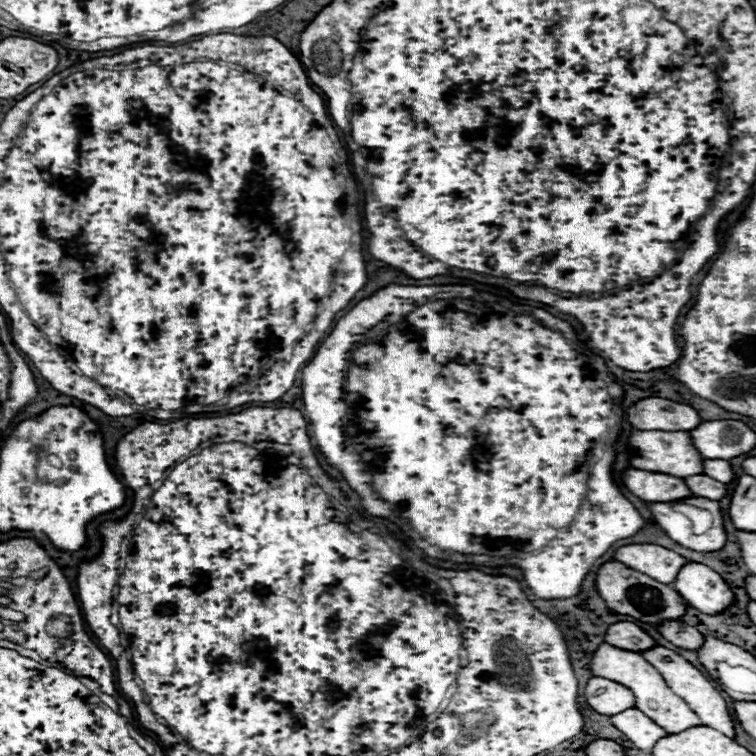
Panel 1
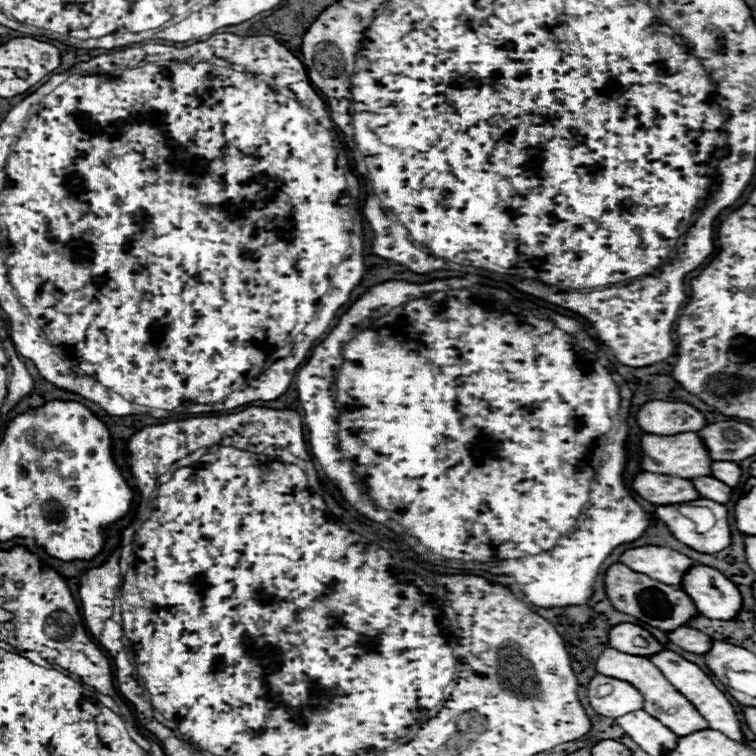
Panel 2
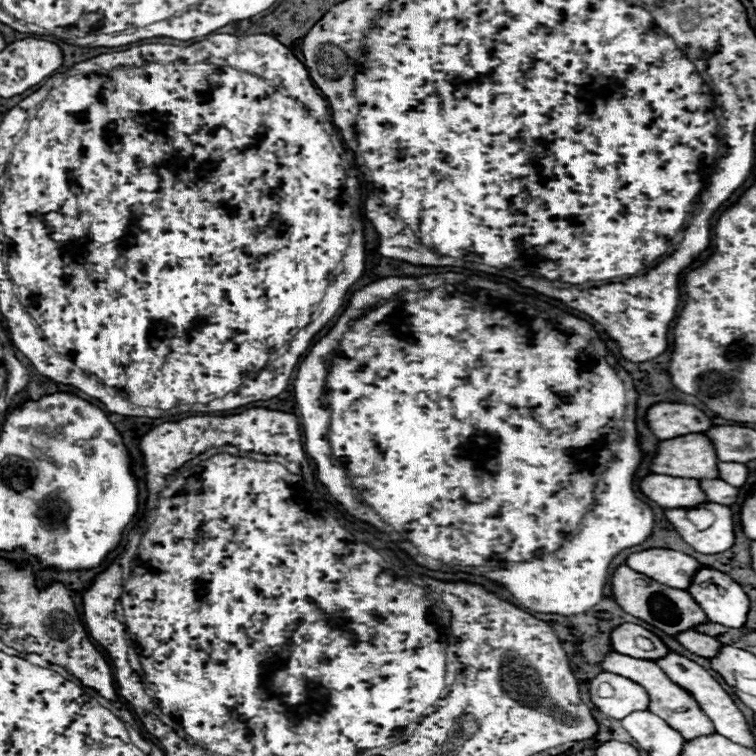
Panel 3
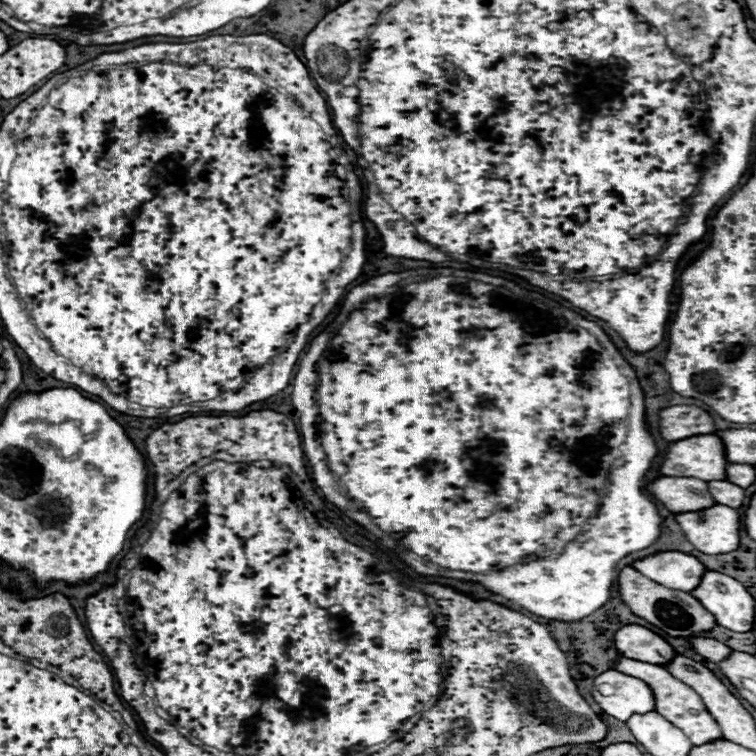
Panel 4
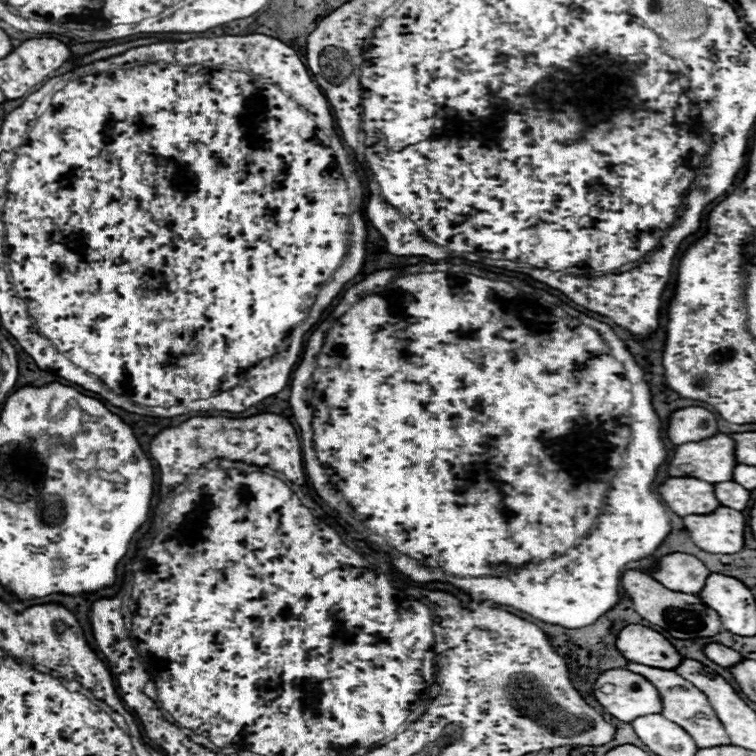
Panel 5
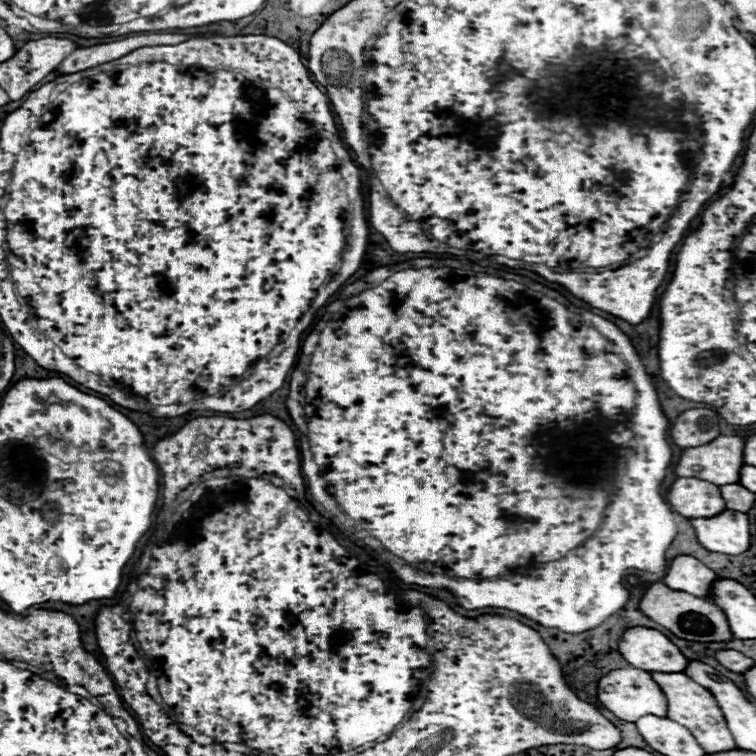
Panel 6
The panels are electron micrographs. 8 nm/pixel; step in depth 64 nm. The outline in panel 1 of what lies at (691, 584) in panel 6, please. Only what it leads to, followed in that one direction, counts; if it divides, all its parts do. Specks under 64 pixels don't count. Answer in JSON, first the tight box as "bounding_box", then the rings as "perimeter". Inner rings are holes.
{"bounding_box":[616,544,688,584],"perimeter":[[[630,544],[622,546],[616,552],[616,560],[624,562],[628,568],[634,568],[642,574],[648,574],[650,578],[672,584],[688,560],[680,554],[674,554],[668,548],[654,546],[654,544]]]}

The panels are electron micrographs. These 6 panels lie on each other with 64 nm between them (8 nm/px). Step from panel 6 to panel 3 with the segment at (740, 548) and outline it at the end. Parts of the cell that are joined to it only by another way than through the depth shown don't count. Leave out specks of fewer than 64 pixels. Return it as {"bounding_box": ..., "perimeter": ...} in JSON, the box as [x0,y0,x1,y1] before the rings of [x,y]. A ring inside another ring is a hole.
{"bounding_box":[666,502,734,554],"perimeter":[[[706,502],[704,508],[712,510],[716,520],[710,528],[698,530],[686,516],[686,510],[666,510],[666,518],[672,526],[676,526],[678,534],[686,544],[690,544],[696,552],[702,554],[720,554],[734,546],[734,520],[732,510],[728,506],[718,506],[714,502]]]}

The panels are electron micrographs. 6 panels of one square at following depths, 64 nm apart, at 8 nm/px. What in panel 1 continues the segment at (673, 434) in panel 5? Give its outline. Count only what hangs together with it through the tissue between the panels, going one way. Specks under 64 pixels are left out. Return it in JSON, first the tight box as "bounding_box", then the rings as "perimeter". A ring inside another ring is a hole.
{"bounding_box":[628,398,700,432],"perimeter":[[[644,398],[632,404],[628,410],[628,420],[638,430],[664,430],[680,432],[694,430],[700,426],[700,416],[692,406],[678,404],[664,398]]]}

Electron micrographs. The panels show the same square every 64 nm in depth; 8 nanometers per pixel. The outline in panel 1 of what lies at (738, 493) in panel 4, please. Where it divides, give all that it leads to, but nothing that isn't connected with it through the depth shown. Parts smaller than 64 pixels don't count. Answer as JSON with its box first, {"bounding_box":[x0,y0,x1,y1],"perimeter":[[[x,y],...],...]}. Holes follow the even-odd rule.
{"bounding_box":[684,474,726,500],"perimeter":[[[698,474],[692,478],[684,478],[684,482],[690,486],[694,496],[702,496],[708,500],[722,500],[726,496],[726,484],[710,478],[710,476]]]}

